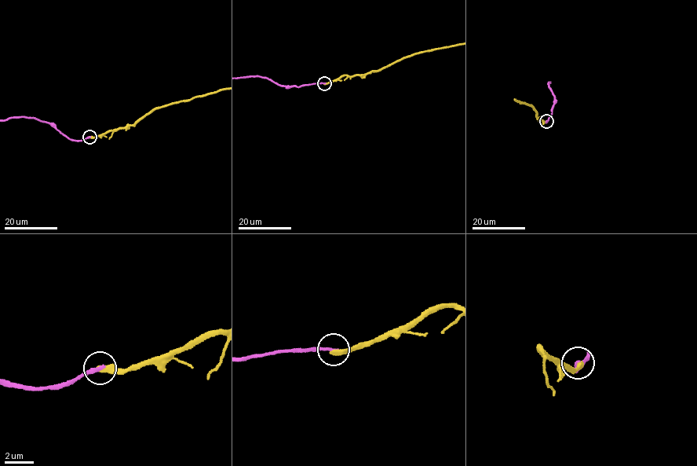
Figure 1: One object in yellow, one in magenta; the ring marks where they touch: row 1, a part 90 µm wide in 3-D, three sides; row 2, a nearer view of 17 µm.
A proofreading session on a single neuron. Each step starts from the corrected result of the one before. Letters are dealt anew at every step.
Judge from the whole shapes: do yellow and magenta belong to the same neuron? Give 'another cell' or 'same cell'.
another cell

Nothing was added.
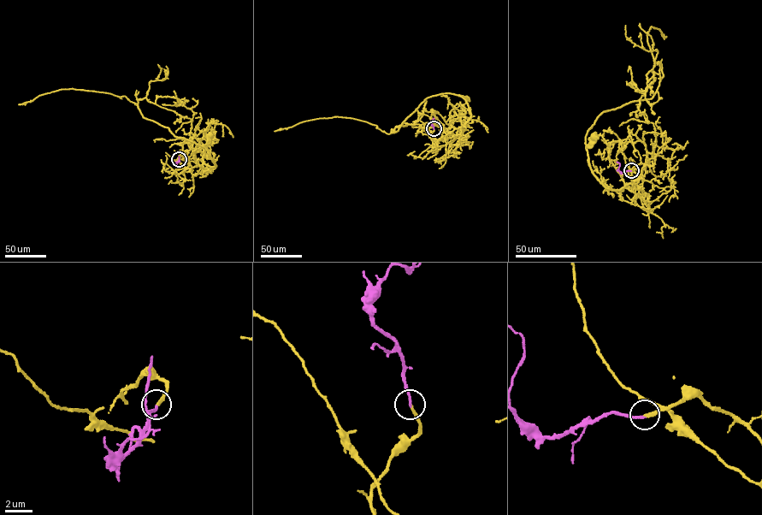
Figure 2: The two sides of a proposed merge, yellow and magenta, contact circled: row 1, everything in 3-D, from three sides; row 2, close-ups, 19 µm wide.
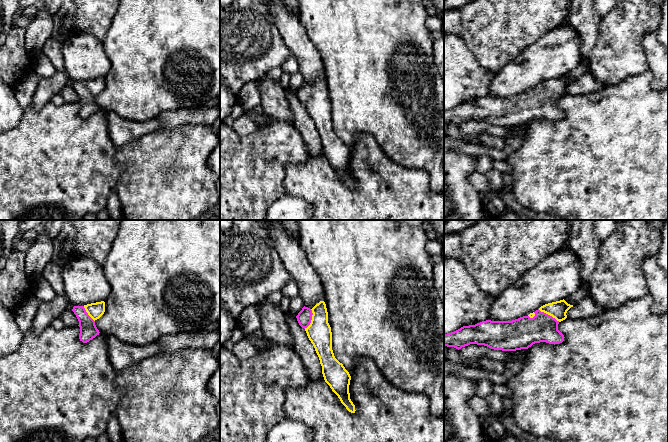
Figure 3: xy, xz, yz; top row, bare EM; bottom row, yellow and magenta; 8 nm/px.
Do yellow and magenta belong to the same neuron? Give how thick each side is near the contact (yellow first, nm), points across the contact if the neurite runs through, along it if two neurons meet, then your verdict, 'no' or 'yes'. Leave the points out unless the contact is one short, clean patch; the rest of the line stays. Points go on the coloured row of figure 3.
calibres 190 and 120 nm; way xz (319, 332), (312, 319), (304, 317); yes

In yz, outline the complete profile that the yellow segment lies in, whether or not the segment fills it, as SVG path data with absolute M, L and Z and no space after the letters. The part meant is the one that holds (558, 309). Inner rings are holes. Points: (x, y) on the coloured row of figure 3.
M564 299L541 306L538 310L512 321L486 320L475 325L463 326L460 329L444 334L444 346L461 349L470 344L484 345L494 350L516 351L528 349L535 343L546 342L559 344L564 335L558 330L558 324L567 318L567 311L573 307Z

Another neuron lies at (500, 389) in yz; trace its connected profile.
M493 384L493 392L502 397L506 397L510 400L512 397L512 391L508 388L506 384Z

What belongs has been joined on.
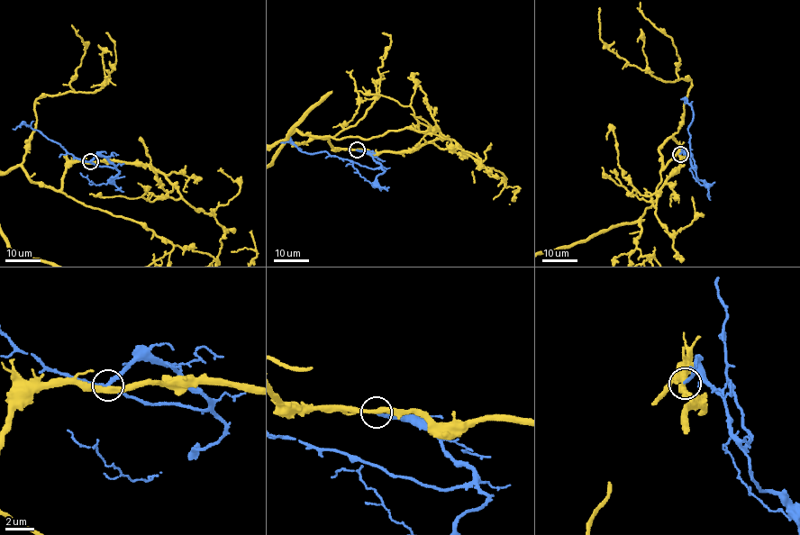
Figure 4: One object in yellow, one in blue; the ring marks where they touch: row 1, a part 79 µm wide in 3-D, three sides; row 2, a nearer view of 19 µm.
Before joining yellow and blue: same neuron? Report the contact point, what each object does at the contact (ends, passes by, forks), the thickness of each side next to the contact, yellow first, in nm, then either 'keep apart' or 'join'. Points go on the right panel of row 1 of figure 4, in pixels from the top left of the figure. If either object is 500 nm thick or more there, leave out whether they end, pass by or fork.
place (680, 154); yellow passes by; blue ends; calibres 360 and 240 nm; keep apart

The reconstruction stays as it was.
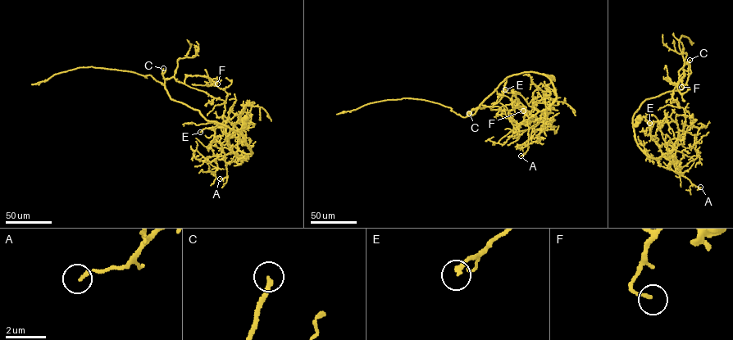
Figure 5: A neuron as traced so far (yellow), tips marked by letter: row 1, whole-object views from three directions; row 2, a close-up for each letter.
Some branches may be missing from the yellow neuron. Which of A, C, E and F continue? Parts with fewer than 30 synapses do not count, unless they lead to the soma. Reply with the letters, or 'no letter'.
C

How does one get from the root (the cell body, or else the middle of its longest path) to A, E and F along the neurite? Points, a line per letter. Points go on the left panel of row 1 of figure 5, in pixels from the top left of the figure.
A: (246, 119), (238, 131), (252, 152), (238, 151), (224, 156), (227, 175), (220, 179)
E: (246, 119), (238, 131), (250, 153), (240, 151), (234, 133), (234, 124), (240, 117), (238, 115), (200, 132)
F: (246, 119), (236, 130), (207, 120), (170, 98), (164, 80), (198, 75), (217, 83)

